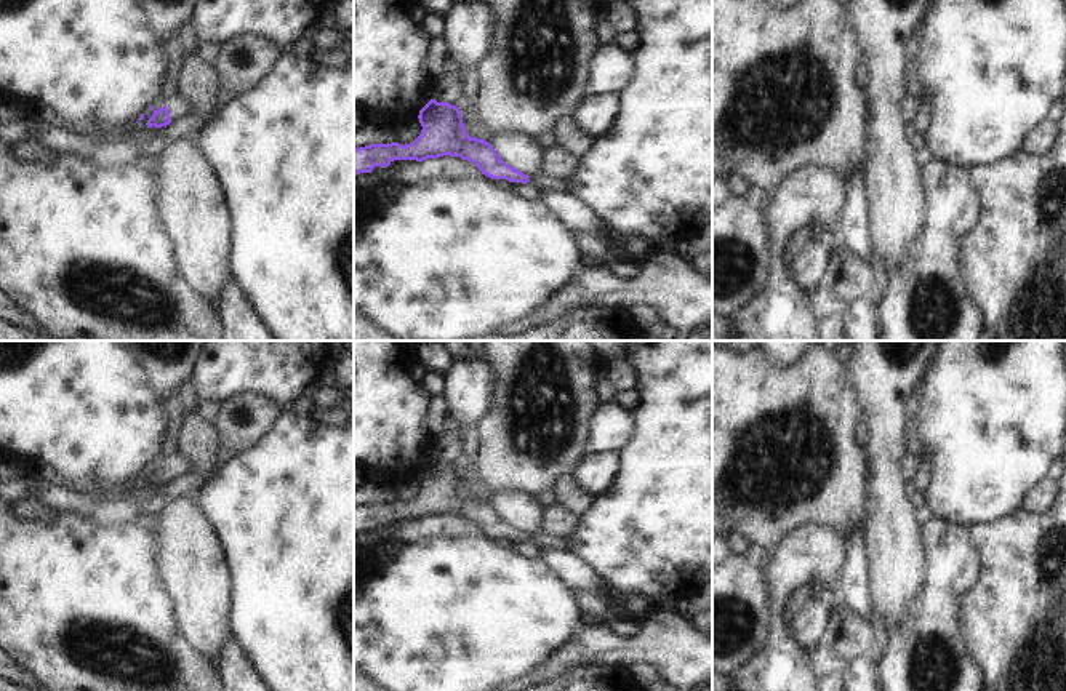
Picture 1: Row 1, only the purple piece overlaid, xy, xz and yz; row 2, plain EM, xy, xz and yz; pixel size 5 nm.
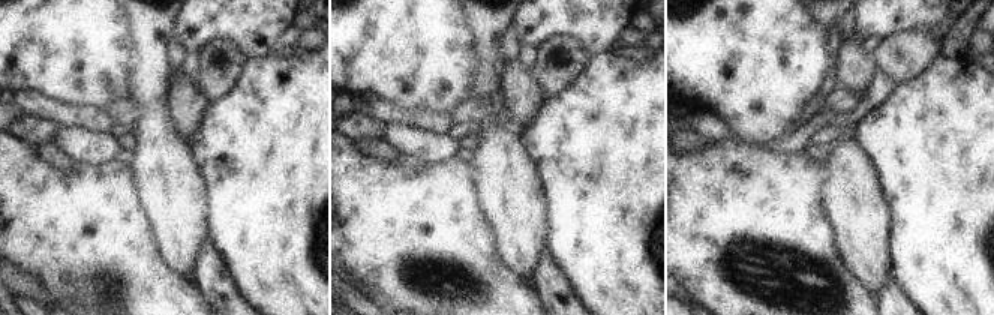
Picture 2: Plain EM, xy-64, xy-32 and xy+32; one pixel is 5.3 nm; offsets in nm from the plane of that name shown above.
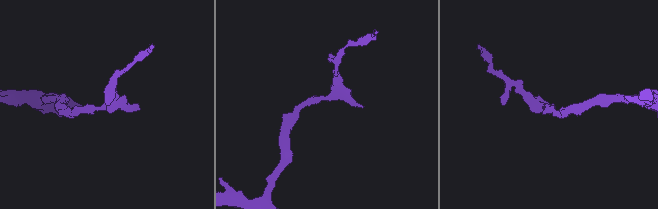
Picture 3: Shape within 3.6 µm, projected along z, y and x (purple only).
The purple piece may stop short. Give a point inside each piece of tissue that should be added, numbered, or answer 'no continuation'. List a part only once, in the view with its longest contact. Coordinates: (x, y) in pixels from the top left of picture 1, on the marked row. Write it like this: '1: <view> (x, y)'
1: xy (178, 104).

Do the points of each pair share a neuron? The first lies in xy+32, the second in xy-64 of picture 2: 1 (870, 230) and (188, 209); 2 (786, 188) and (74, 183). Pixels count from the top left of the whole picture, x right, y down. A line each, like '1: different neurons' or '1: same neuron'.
1: same neuron
2: same neuron

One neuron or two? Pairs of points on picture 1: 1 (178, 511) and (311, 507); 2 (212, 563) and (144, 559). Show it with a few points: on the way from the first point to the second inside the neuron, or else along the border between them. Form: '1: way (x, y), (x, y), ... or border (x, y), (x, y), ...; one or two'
1: border (194, 495), (223, 544); two
2: border (149, 528), (159, 543), (160, 575), (173, 595); two

